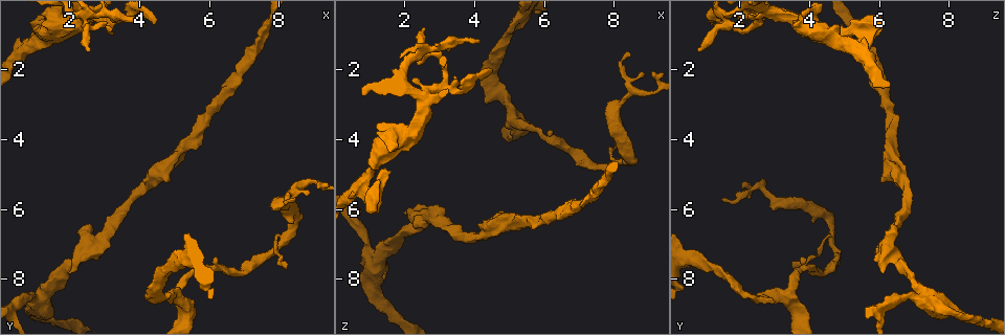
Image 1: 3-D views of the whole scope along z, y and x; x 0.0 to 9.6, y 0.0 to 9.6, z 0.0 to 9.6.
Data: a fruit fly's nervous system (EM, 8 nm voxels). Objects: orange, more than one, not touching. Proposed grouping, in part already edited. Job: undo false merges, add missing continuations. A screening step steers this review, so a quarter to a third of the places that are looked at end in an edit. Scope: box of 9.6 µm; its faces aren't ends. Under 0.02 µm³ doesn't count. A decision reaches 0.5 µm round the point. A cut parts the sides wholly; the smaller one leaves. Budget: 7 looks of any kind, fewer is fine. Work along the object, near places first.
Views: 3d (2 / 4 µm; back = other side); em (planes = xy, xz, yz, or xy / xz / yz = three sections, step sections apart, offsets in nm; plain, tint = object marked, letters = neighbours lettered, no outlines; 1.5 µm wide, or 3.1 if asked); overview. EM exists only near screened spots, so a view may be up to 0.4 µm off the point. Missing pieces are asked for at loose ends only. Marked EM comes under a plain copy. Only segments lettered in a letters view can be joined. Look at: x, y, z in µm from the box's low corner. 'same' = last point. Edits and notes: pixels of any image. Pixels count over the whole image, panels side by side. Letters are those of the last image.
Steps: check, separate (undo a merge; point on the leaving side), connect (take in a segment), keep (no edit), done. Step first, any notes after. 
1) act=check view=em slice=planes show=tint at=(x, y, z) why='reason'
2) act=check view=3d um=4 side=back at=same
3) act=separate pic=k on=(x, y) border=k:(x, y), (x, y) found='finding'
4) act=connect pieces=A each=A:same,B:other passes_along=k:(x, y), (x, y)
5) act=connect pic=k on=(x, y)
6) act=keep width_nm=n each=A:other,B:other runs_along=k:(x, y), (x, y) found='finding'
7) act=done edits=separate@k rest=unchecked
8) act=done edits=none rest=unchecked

act=check view=em slice=planes show=letters at=(8.35, 5.70, 1.50) why='thin end'

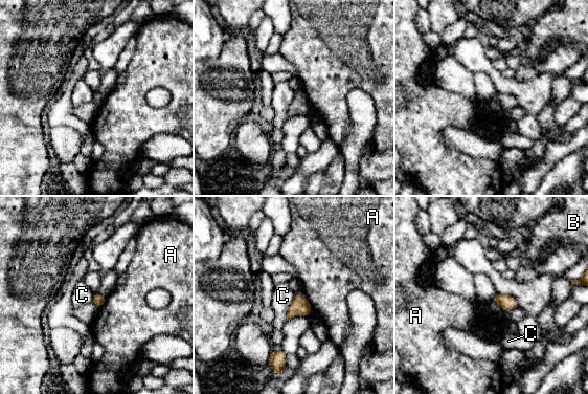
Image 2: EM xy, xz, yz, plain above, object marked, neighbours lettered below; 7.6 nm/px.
act=keep each=A:other,B:other,C:other found='no lettered segment goes on from it'

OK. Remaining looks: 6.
act=check view=em slice=planes show=letters at=(2.65, 6.45, 6.40) why='branch stops here'

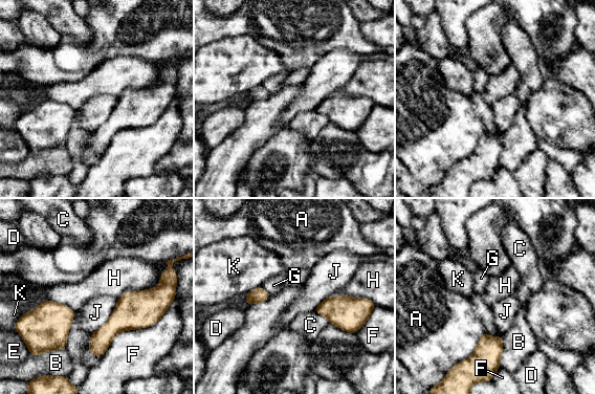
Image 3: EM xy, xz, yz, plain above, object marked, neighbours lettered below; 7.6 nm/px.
act=keep each=A:other,B:other,C:other,D:other,E:other,F:other,G:other,H:other,J:other,K:other border=3:(47, 299), (63, 303), (74, 311) found='none of them fits'

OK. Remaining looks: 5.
act=check view=3d um=4 at=(2.55, 1.45, 0.80) why='branch stops here'

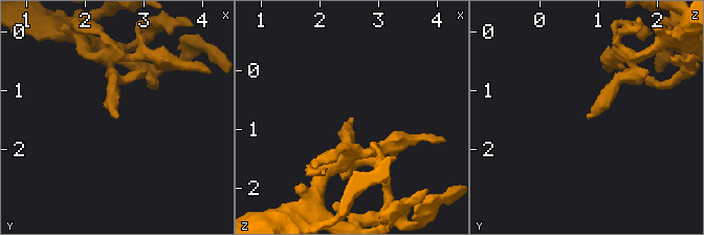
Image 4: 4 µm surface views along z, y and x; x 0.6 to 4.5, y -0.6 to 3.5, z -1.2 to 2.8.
act=check view=em slice=planes show=letters at=(2.60, 1.50, 0.80)

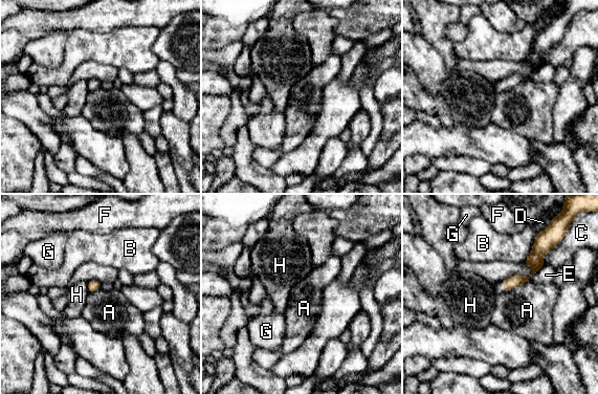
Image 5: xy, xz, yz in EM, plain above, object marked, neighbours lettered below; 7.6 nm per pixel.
act=keep longest_contact=B:260nm each=A:other,B:other,C:other,D:other,E:other,F:other,G:other,H:other found='none of them fits'

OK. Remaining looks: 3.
act=done edits=none rest=unchecked

